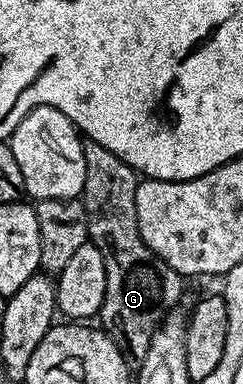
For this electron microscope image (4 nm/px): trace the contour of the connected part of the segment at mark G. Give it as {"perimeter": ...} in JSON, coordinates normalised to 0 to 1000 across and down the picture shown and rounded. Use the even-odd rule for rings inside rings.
{"perimeter":[[[346,359],[342,396],[350,482],[333,516],[358,557],[358,617],[416,654],[432,685],[432,779],[399,831],[510,924],[580,940],[630,867],[733,802],[720,797],[753,768],[761,727],[580,628],[556,521],[576,458],[498,409],[399,378],[399,367]]]}

